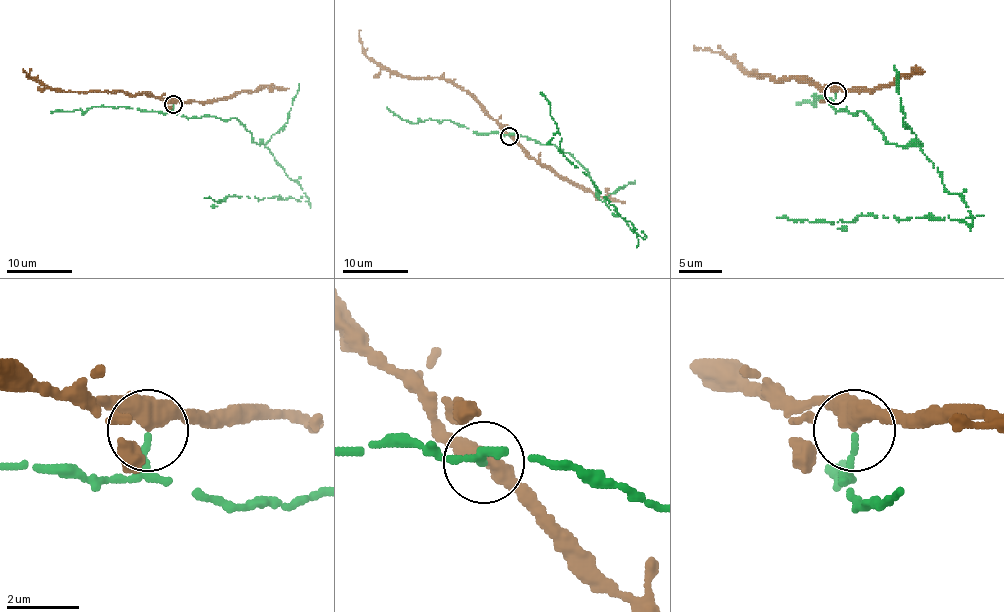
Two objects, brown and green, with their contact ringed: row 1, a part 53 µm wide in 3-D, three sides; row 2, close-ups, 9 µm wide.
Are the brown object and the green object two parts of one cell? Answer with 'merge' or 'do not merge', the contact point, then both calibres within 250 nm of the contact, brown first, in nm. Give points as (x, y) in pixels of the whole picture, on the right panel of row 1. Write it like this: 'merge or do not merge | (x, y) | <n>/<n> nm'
do not merge | (835, 93) | 400/170 nm

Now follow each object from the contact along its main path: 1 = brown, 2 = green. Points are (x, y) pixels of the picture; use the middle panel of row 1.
1: (509, 136), (471, 95), (450, 82), (437, 77), (401, 77), (382, 69), (365, 54), (359, 30)
2: (509, 136), (555, 144), (571, 156), (591, 177), (599, 198), (641, 237), (561, 152), (550, 102), (540, 92)

